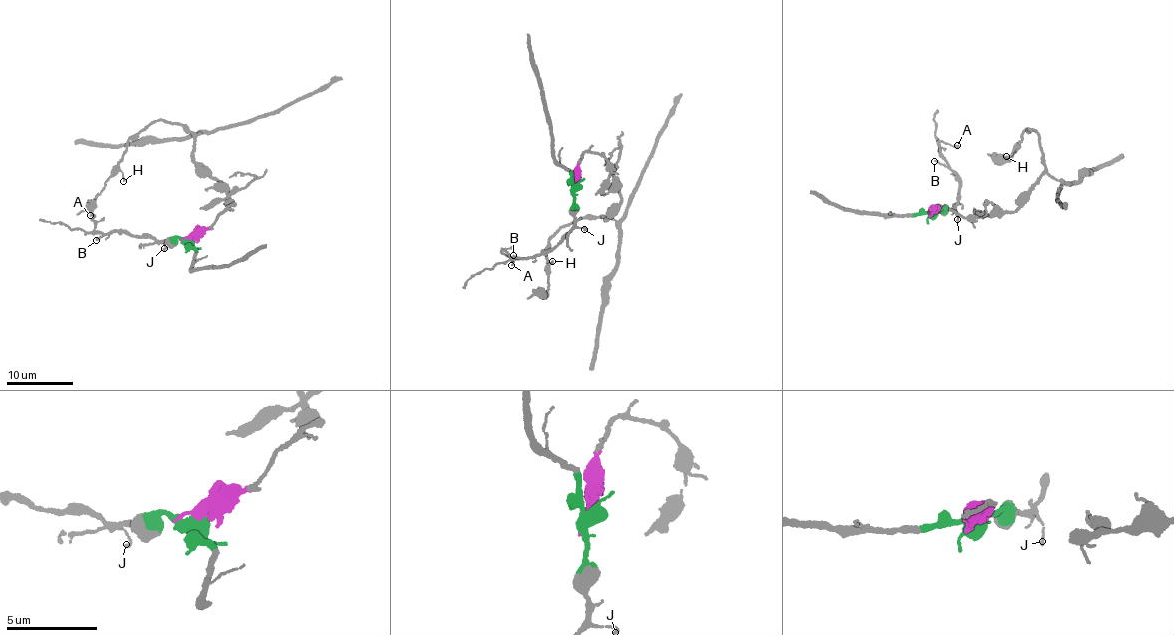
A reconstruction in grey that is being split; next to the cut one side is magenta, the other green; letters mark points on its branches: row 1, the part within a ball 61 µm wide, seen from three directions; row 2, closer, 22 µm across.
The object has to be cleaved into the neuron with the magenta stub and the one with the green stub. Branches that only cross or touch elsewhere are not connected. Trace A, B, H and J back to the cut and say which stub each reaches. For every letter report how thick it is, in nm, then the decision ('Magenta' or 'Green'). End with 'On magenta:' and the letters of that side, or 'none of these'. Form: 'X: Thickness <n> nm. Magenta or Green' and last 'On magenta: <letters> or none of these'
A: Thickness 150 nm. Green
B: Thickness 140 nm. Green
H: Thickness 110 nm. Magenta
J: Thickness 130 nm. Green
On magenta: H

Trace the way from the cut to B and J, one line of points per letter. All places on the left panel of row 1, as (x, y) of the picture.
B: (189, 238), (184, 240), (178, 235), (159, 241), (115, 231), (97, 240)
J: (189, 238), (184, 240), (178, 235), (167, 239), (161, 242), (165, 246), (163, 249)

